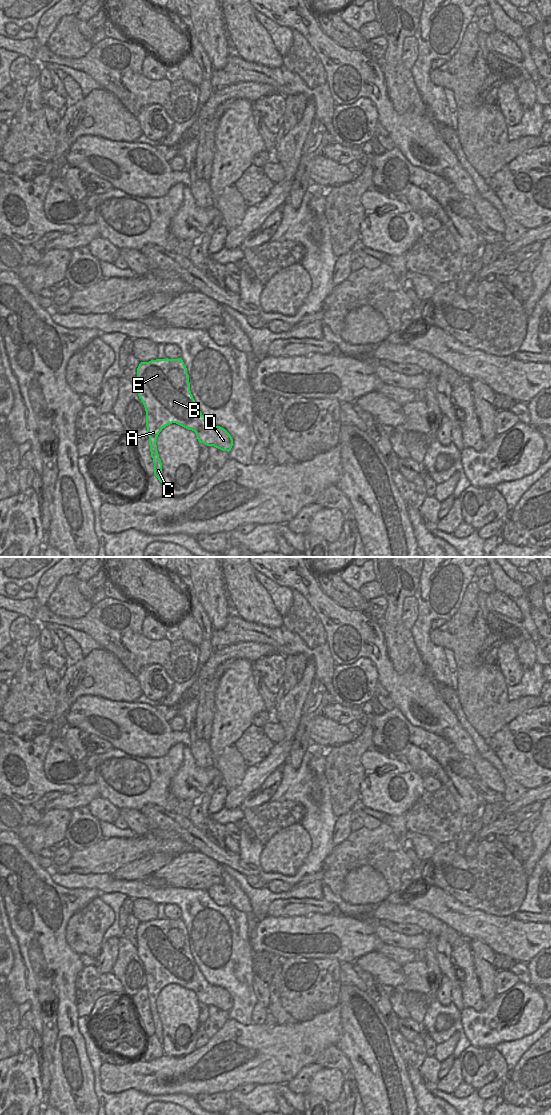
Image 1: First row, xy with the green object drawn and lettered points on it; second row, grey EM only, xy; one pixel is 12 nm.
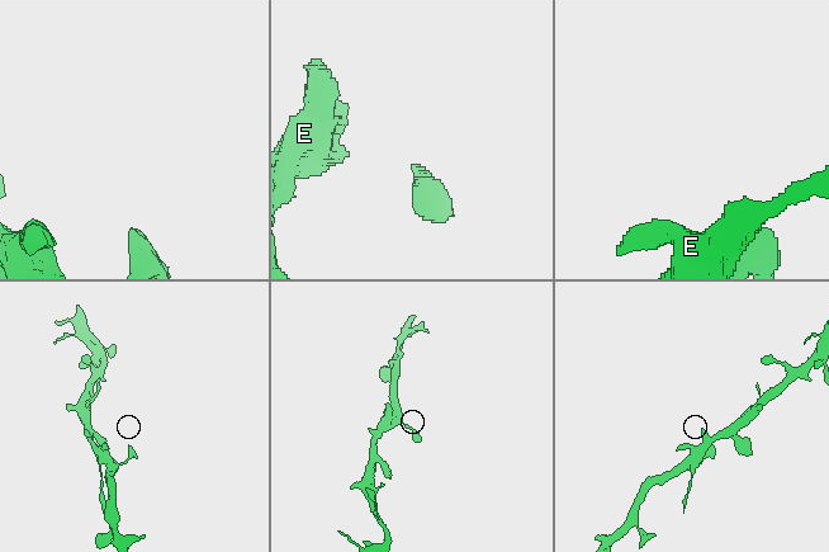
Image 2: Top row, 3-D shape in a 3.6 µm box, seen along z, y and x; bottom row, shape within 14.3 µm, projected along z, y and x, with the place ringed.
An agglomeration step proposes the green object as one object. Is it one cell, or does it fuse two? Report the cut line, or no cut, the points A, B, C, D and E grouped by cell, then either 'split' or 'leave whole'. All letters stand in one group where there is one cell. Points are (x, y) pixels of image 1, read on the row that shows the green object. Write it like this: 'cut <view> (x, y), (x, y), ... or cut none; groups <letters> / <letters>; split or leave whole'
cut xy (157, 453), (153, 459); groups A B D E / C; split

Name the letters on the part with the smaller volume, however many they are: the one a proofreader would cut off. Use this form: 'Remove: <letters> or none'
Remove: C

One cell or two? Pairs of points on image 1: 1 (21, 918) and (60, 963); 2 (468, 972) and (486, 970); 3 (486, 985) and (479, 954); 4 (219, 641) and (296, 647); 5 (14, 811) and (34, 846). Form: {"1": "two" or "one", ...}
{"1": "one", "2": "two", "3": "one", "4": "one", "5": "two"}

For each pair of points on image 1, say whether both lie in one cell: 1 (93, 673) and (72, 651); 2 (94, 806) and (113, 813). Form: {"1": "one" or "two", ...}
{"1": "two", "2": "one"}

